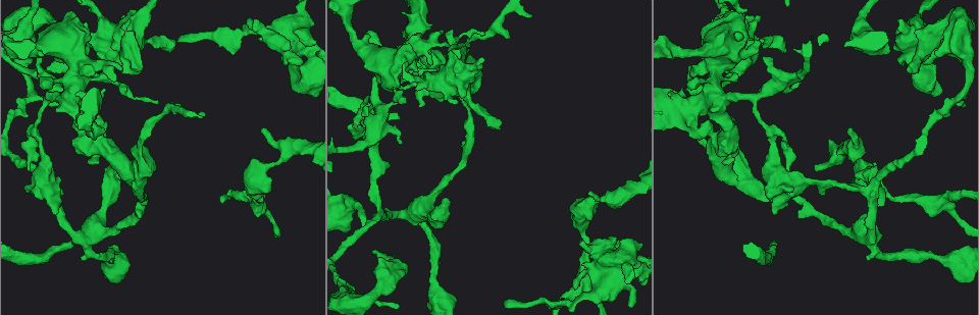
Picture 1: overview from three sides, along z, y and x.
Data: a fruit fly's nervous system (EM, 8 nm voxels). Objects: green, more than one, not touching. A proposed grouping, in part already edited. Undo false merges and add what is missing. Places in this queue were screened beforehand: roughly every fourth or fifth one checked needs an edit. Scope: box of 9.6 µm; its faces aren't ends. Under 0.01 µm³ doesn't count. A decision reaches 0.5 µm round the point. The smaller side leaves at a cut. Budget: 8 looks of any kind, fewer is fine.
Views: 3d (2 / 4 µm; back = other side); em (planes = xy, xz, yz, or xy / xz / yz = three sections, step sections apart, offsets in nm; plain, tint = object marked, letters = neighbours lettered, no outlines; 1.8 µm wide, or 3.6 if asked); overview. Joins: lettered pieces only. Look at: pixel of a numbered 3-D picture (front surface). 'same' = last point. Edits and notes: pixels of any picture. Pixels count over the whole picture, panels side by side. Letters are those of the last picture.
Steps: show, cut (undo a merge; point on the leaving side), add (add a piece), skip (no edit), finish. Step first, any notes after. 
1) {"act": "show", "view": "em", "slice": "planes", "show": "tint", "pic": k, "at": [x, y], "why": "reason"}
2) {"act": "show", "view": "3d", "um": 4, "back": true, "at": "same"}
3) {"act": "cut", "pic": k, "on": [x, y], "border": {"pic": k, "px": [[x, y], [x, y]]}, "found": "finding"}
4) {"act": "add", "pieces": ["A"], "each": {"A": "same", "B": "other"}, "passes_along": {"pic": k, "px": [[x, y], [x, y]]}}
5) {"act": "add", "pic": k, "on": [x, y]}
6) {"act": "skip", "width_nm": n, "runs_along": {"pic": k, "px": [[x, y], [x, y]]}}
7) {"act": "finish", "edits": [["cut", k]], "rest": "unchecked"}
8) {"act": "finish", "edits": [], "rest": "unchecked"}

{"act": "show", "view": "em", "slice": "planes", "show": "letters", "pic": 1, "at": [936, 203], "why": "branch point"}

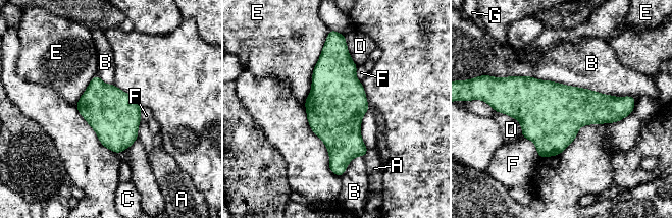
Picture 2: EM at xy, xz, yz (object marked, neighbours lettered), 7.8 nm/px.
{"act": "skip", "each": {"A": "other", "B": "other", "C": "other", "D": "other", "E": "other", "F": "other", "G": "other"}, "border": {"pic": 2, "px": [[500, 77], [533, 76], [635, 99]]}, "found": "one neuron here"}

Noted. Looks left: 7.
{"act": "show", "view": "3d", "um": 2, "pic": 1, "at": [397, 113], "why": "branch stops here"}

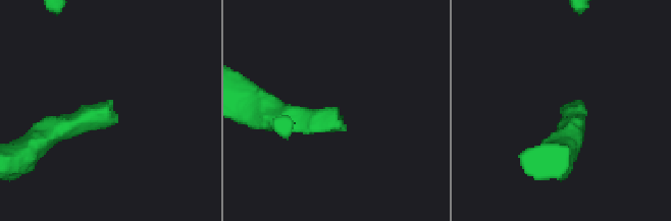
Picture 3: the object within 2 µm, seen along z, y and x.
{"act": "show", "view": "em", "slice": "planes", "show": "plain", "pic": 3, "at": [108, 100], "why": "now the EM"}

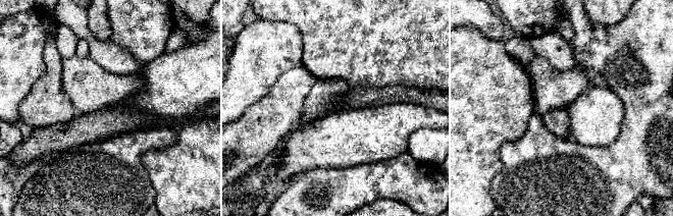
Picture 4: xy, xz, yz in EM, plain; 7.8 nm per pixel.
{"act": "show", "view": "em", "slice": "planes", "show": "letters", "at": "same"}

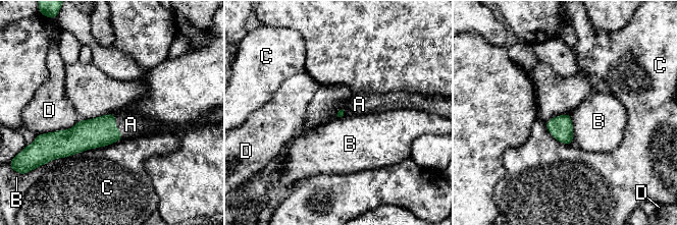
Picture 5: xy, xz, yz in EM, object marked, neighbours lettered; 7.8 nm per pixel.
{"act": "add", "pieces": ["A"], "longest_contact_nm": ["C", 480], "each": {"A": "same", "B": "other", "C": "other", "D": "other"}, "found": "it goes on there"}

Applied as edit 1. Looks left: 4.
{"act": "show", "view": "overview", "why": "see it whole again"}

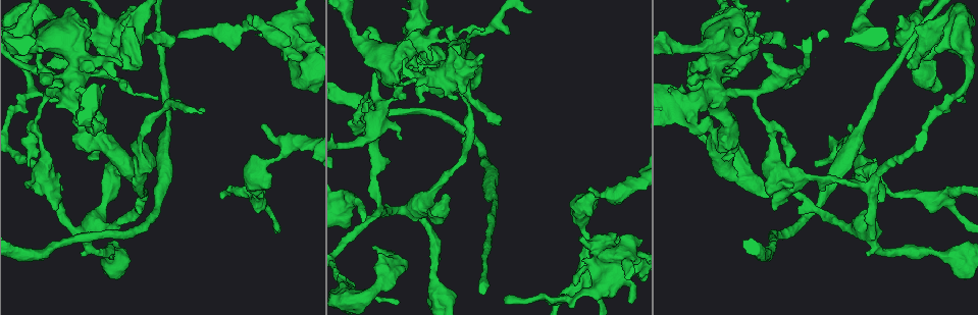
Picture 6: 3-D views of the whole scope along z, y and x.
{"act": "show", "view": "em", "slice": "planes", "show": "letters", "pic": 6, "at": [964, 102]}

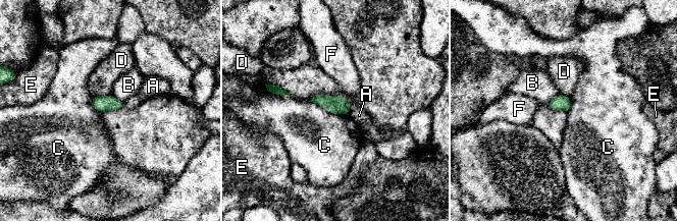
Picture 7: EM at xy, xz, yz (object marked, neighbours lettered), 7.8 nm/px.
{"act": "skip", "each": {"A": "other", "B": "other", "C": "other", "D": "other", "E": "other", "F": "other"}, "border": {"pic": 7, "px": [[308, 101], [347, 115]]}, "found": "no lettered piece goes on from it"}

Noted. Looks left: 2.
{"act": "finish", "edits": [["add", 5]], "rest": "unchecked"}

